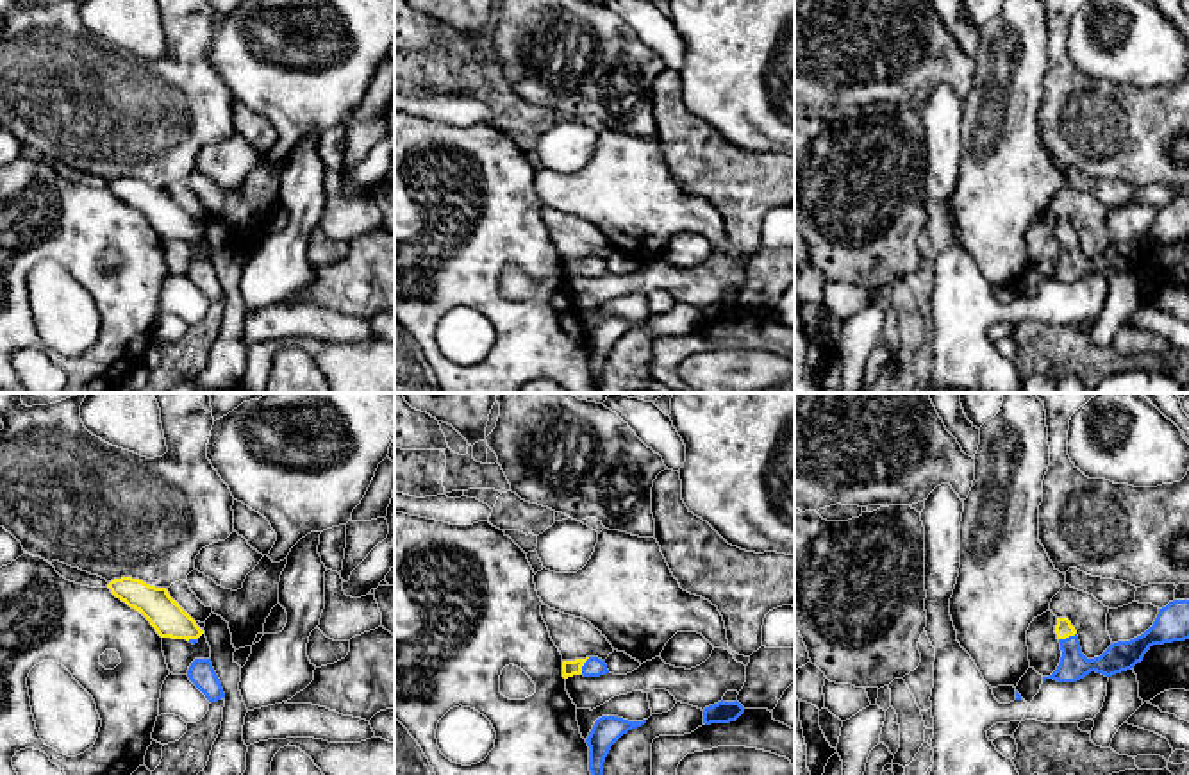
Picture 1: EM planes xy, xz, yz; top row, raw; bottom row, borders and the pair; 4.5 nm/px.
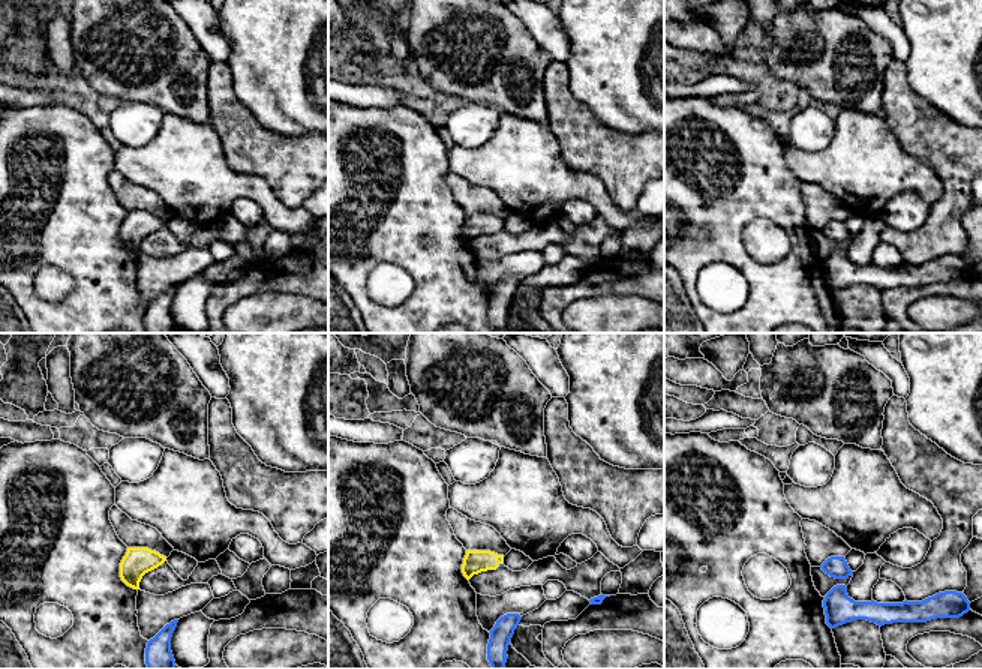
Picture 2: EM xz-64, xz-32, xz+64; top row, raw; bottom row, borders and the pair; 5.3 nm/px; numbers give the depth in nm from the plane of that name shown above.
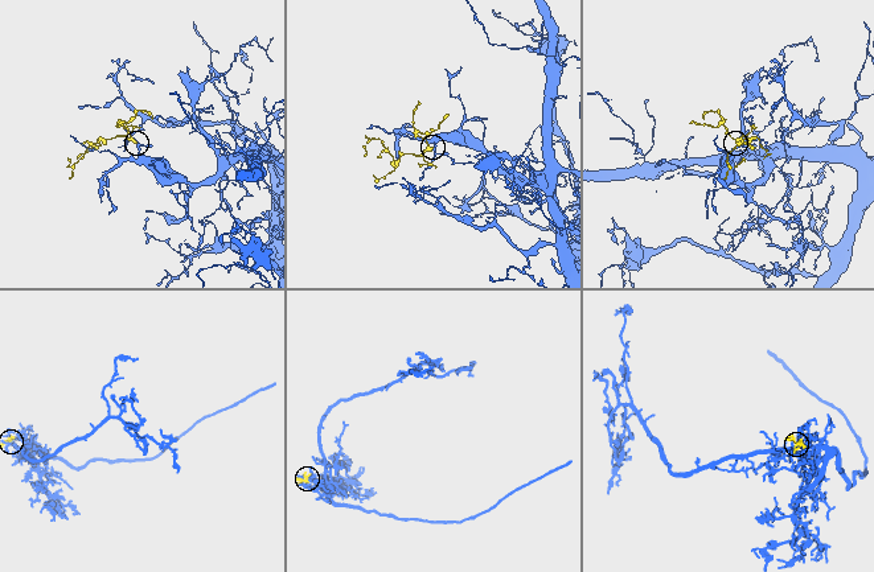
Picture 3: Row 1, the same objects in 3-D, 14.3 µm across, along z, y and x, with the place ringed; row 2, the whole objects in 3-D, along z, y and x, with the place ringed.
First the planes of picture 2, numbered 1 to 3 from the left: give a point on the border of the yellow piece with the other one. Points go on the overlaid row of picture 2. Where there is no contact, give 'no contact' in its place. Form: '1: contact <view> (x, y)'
1: no contact
2: contact xz-32 (499, 564)
3: no contact

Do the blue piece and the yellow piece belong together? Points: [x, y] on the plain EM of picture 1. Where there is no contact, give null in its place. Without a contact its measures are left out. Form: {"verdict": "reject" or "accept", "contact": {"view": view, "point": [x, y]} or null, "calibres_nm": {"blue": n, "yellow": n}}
{"verdict": "accept", "contact": {"view": "xz", "point": [582, 266]}, "calibres_nm": {"blue": 90, "yellow": 70}}

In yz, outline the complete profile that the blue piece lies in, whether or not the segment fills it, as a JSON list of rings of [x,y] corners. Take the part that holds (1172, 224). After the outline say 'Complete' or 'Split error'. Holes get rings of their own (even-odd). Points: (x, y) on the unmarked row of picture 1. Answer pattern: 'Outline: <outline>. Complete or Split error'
Outline: [[[1173,200],[1159,209],[1153,225],[1130,241],[1112,243],[1100,257],[1087,259],[1082,254],[1075,227],[1068,218],[1057,218],[1055,234],[1060,243],[1062,257],[1057,270],[1046,279],[1057,282],[1077,282],[1091,271],[1112,277],[1132,270],[1143,261],[1153,245],[1189,239],[1189,200]]]. Split error

